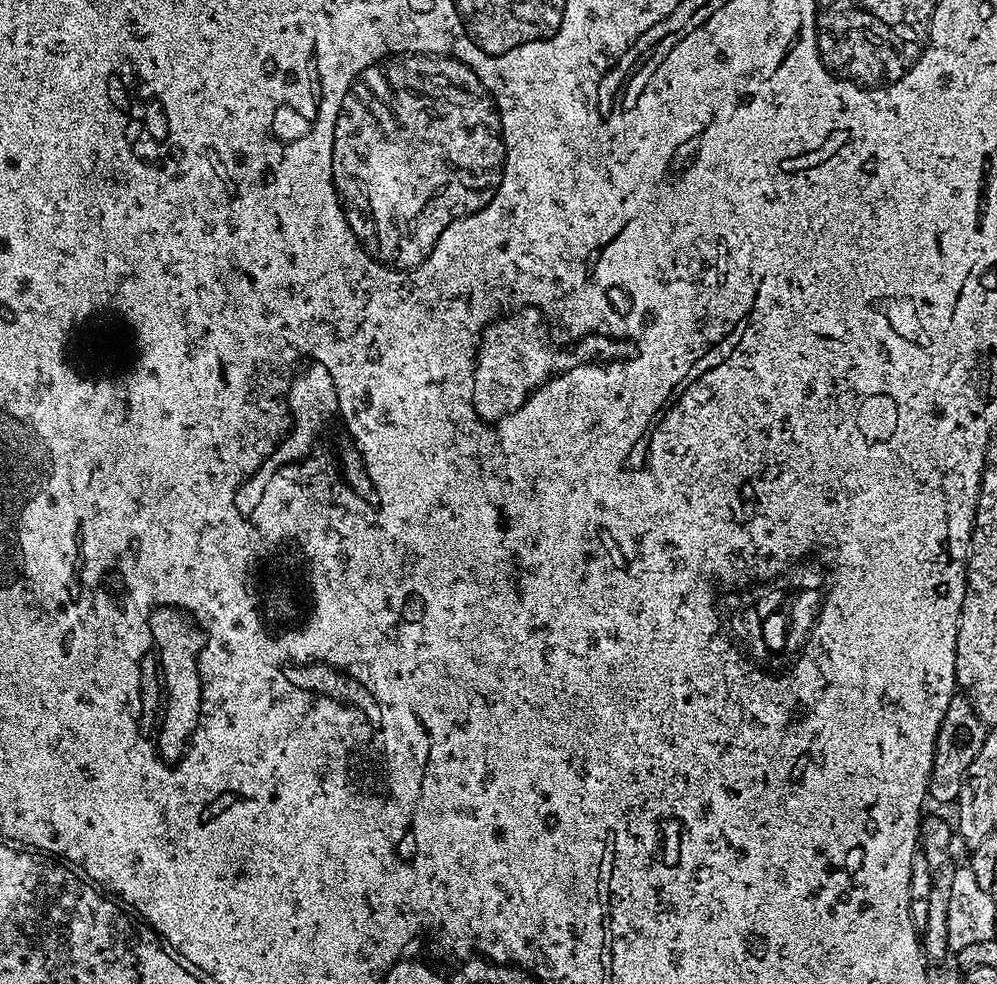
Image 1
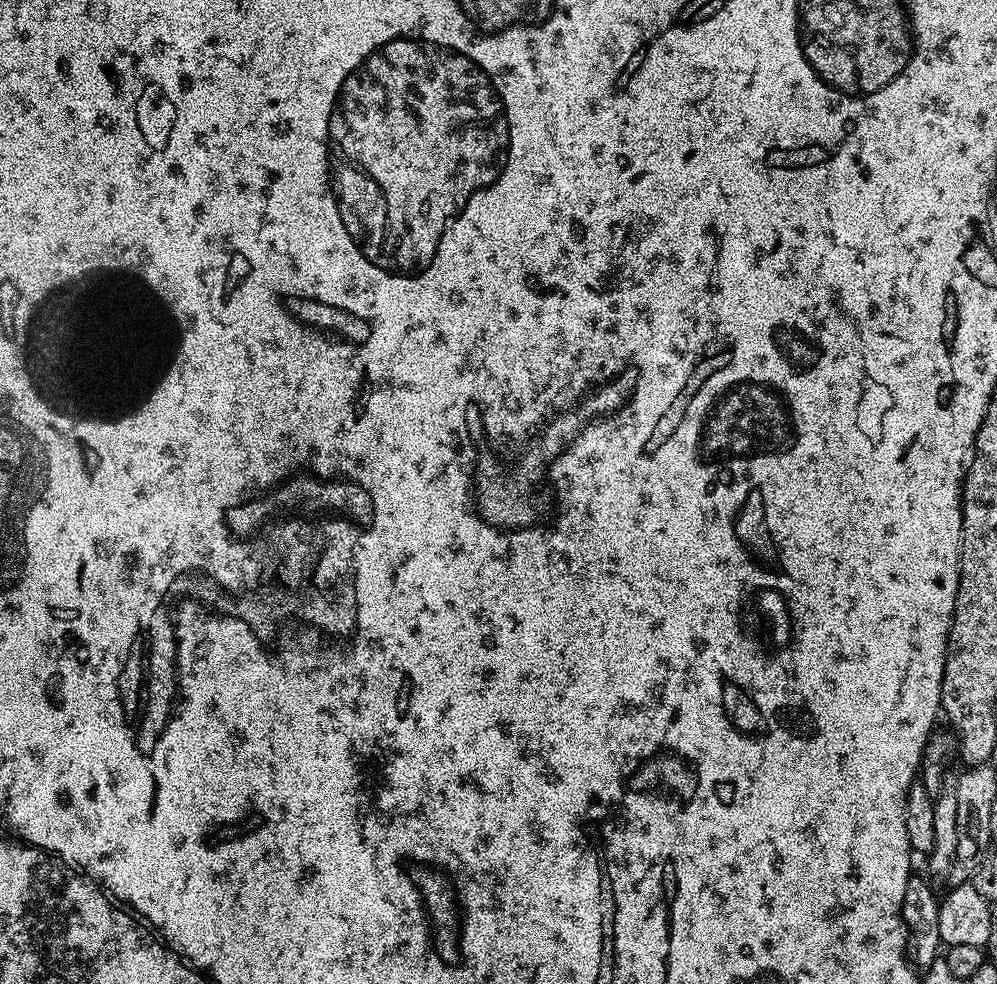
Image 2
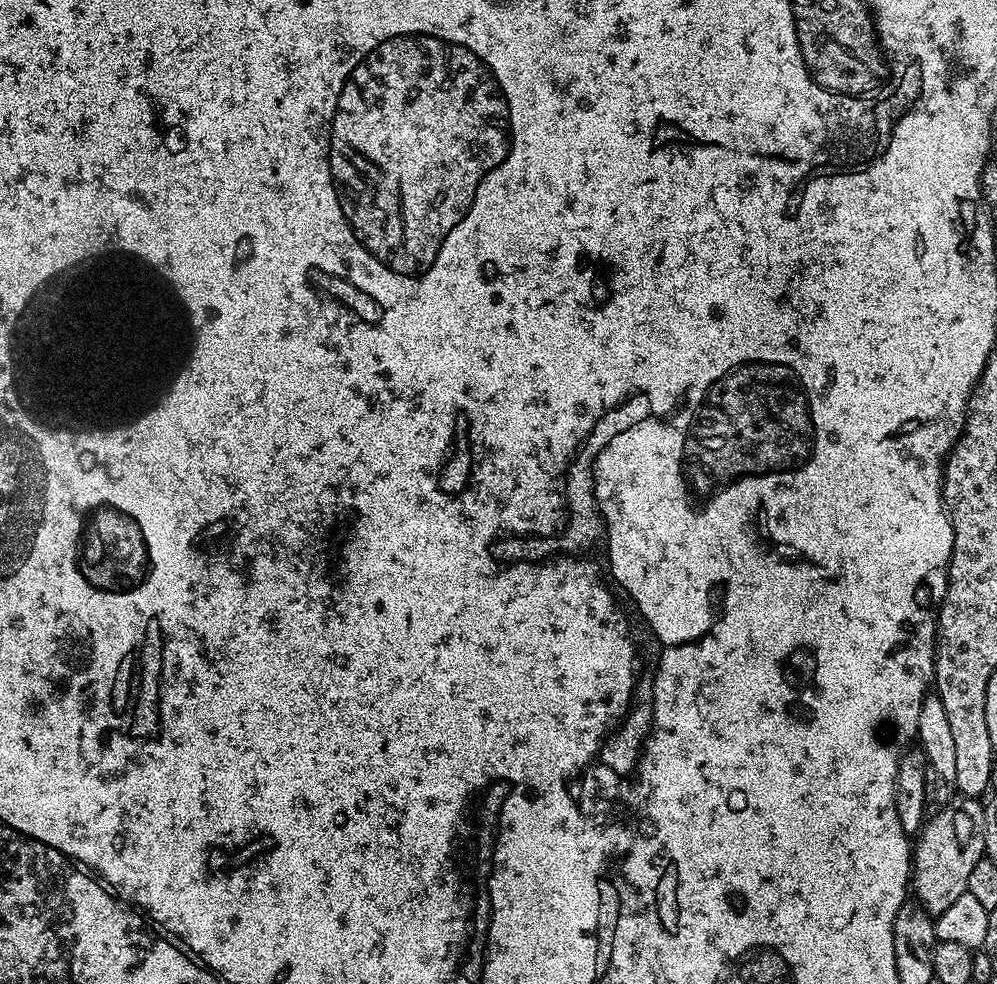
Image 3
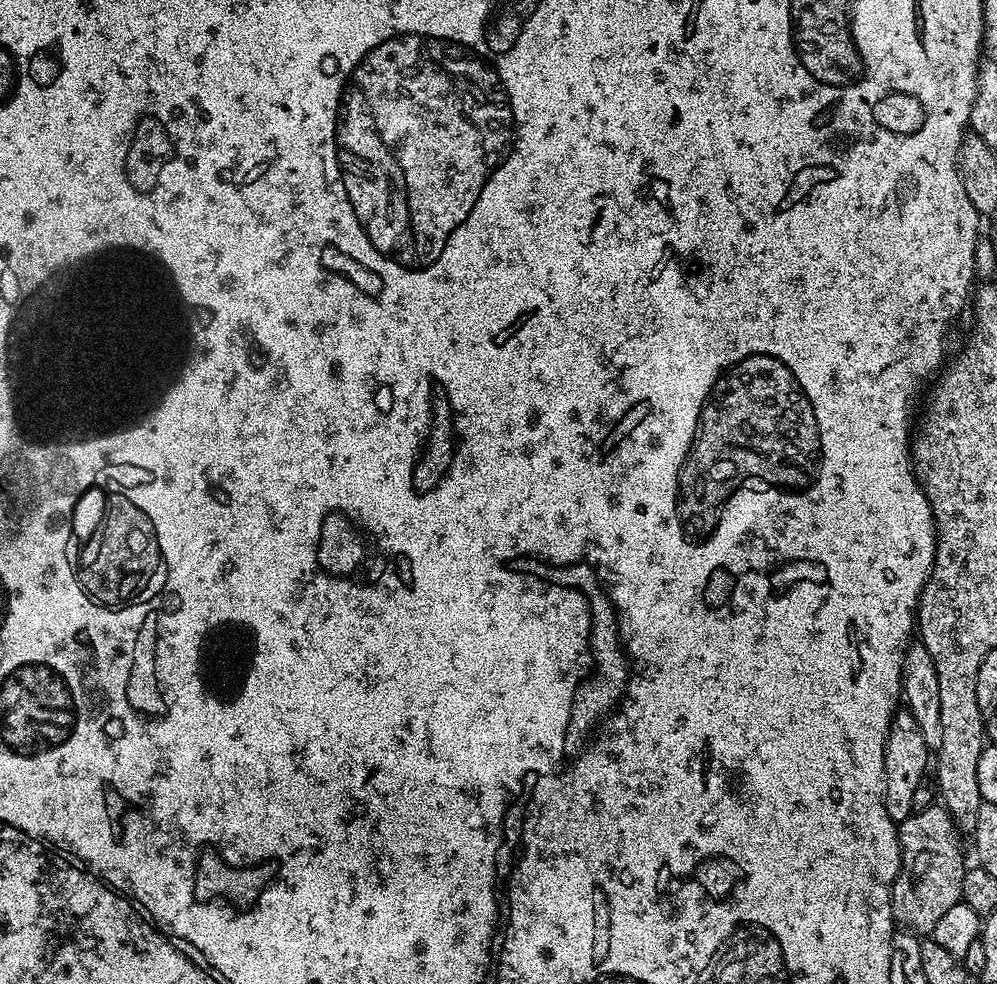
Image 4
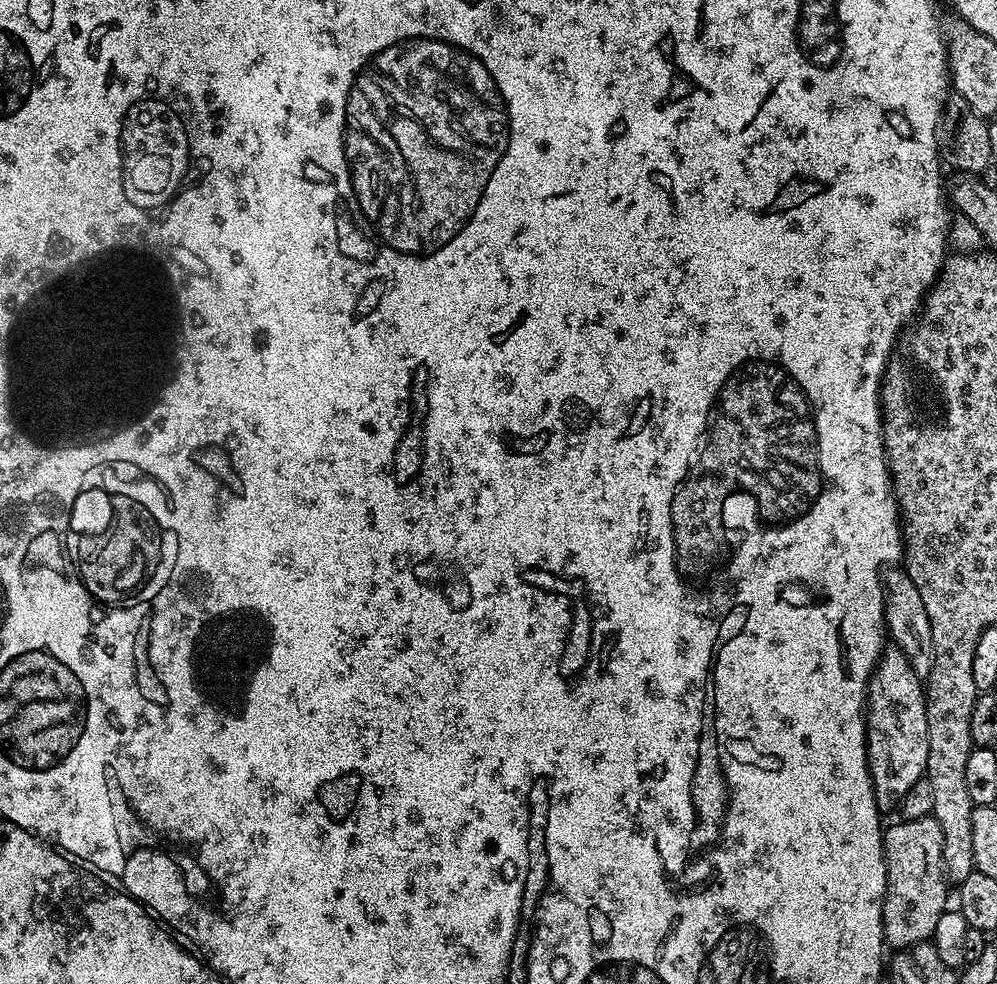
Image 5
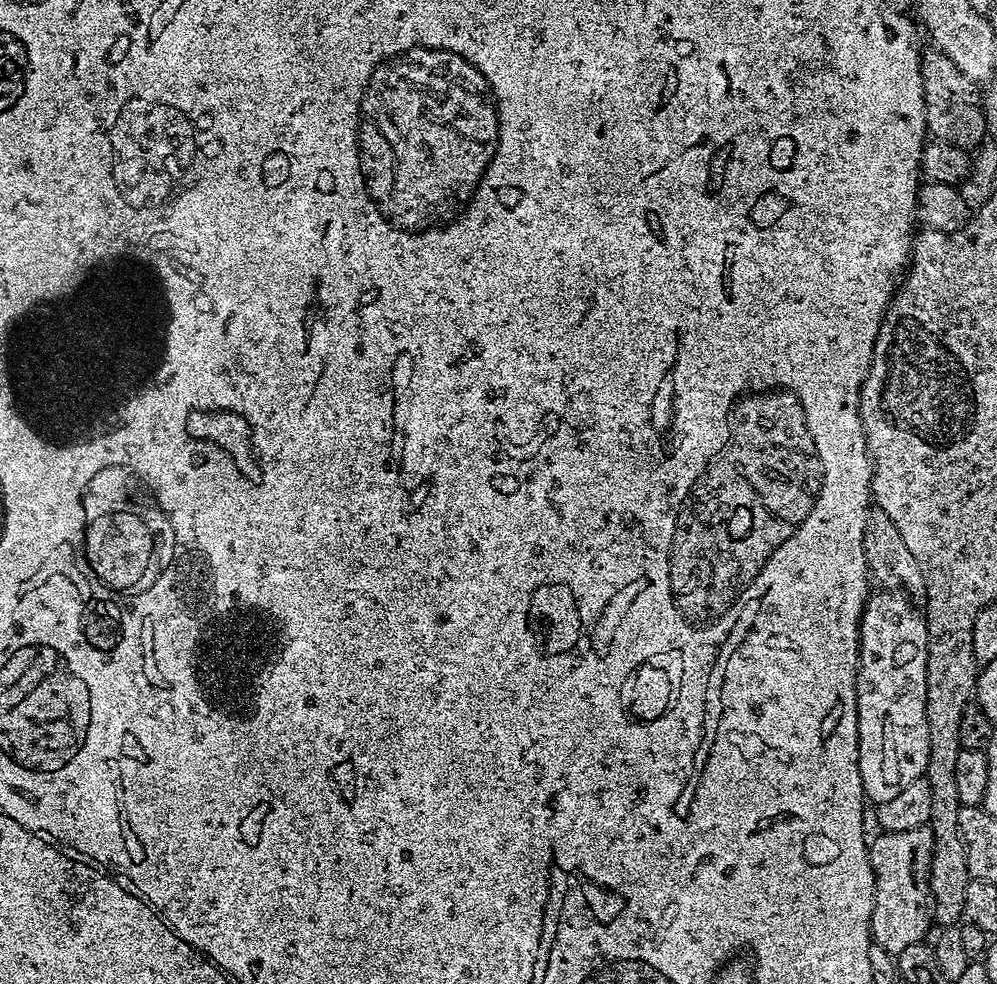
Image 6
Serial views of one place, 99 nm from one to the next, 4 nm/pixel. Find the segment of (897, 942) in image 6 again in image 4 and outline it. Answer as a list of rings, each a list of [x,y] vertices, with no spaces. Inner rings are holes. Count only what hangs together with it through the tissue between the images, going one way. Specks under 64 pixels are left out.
[[[934,803],[921,812],[912,811],[898,825],[900,833],[900,872],[892,884],[892,919],[901,929],[915,933],[920,938],[927,937],[938,926],[942,912],[950,906],[961,903],[962,878],[966,871],[964,852],[960,849],[961,833],[952,816],[939,803]]]

